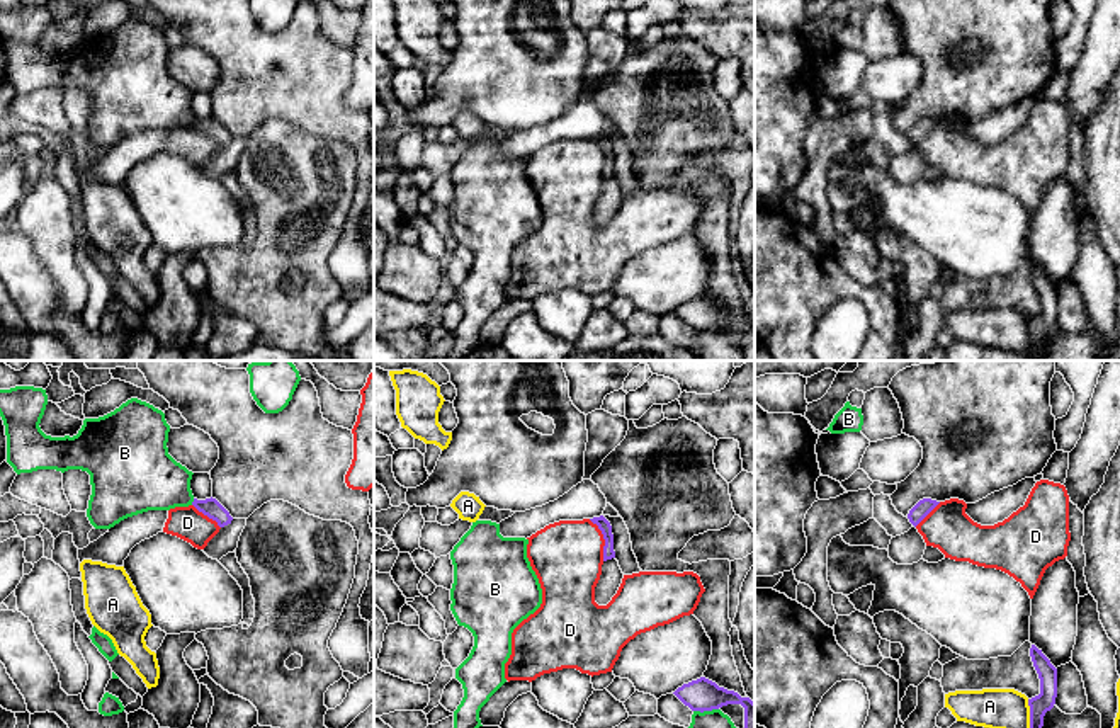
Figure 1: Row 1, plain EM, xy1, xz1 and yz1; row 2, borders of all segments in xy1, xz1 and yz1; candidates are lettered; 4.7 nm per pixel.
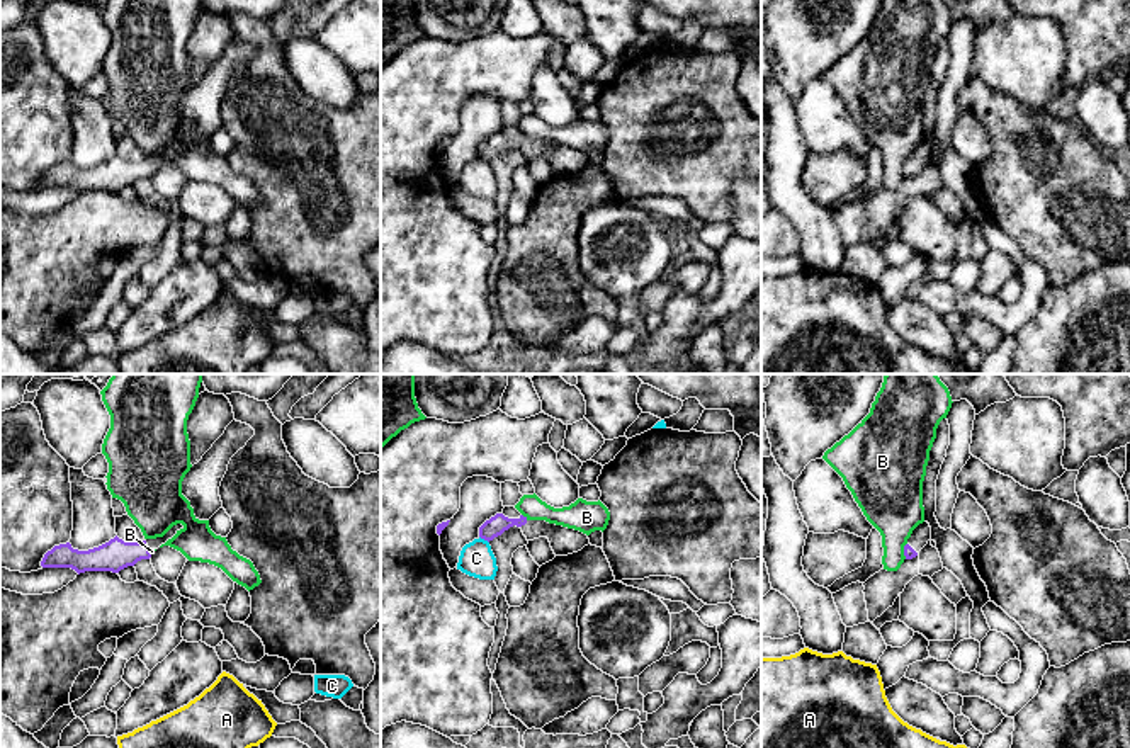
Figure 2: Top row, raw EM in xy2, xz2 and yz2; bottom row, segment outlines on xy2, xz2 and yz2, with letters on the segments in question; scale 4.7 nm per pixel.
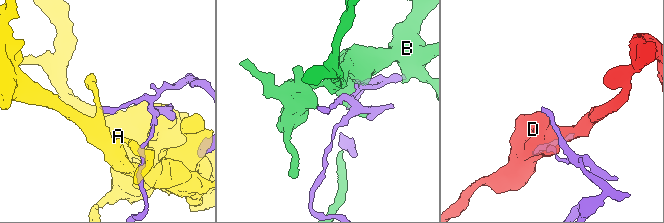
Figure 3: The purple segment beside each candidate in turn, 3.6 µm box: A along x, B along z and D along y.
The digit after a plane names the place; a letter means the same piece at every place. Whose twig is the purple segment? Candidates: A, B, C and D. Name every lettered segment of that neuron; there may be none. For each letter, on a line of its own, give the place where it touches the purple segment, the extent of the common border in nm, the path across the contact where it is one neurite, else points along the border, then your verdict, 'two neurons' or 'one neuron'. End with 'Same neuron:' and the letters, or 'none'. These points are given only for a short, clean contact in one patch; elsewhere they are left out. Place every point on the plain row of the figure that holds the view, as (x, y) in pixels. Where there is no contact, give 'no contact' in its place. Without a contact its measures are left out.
A: contact yz1 (1030, 337); length 180 nm; two neurons
B: contact xz1 (706, 329); length 120 nm; two neurons
C: contact xz2 (485, 158); length 60 nm; border xz2 (480, 155), (488, 162); two neurons
D: contact xz1 (604, 157); length 220 nm; two neurons
Same neuron: none

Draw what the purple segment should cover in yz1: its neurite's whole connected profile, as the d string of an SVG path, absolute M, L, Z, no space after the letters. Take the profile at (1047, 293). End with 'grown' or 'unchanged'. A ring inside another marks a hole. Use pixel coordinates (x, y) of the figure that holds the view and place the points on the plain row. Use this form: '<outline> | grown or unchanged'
M1035 264L1030 267L1030 276L1040 298L1040 313L1028 318L1030 350L1025 354L1025 359L1040 361L1044 335L1054 327L1057 316L1057 287Z | unchanged

